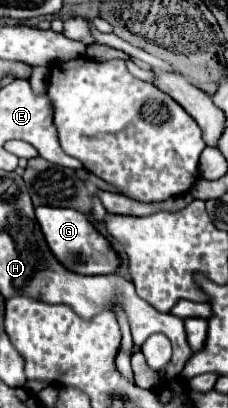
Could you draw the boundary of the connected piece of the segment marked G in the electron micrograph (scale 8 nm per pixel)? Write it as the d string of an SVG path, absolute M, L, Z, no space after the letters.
M36 207L36 219L44 233L44 239L52 255L72 273L80 275L108 275L118 273L120 257L110 249L110 243L98 229L88 221L88 217L74 209L56 209L56 207Z

